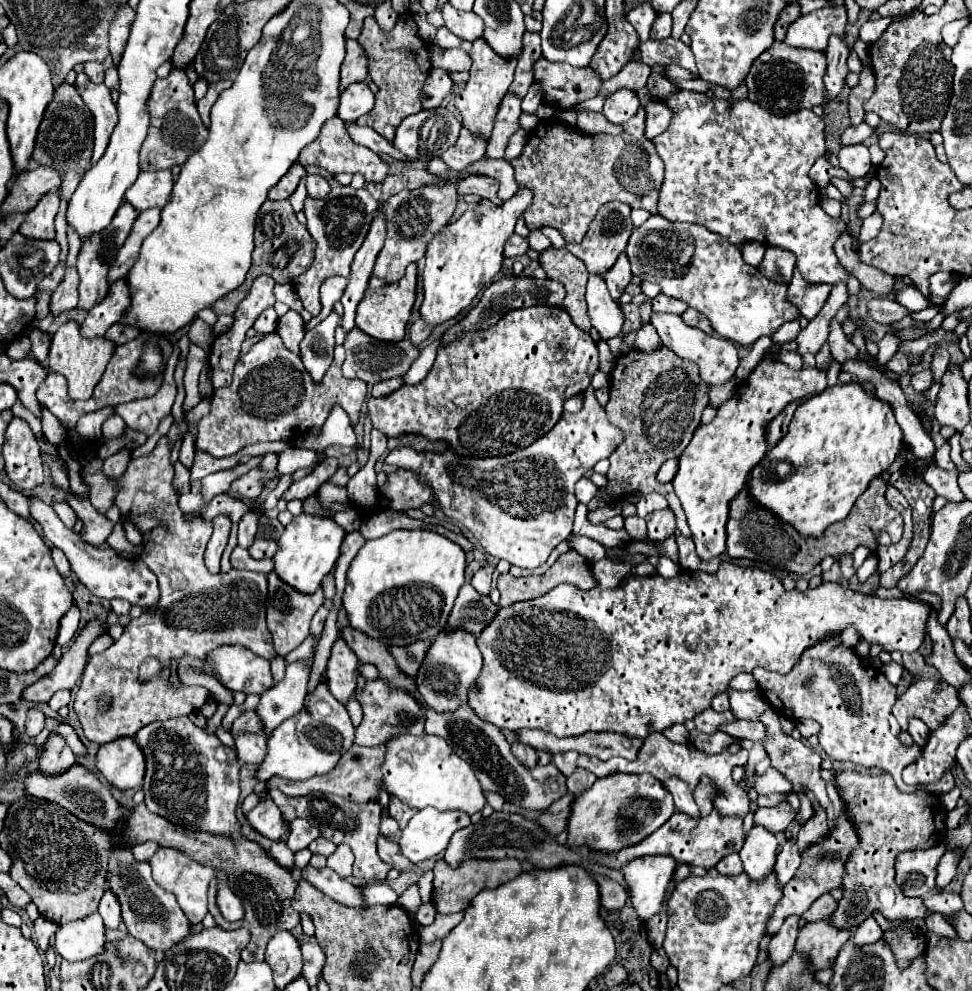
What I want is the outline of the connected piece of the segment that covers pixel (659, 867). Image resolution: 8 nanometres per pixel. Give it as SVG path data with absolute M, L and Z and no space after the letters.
M645 856L621 868L627 884L629 902L641 920L649 920L661 908L665 890L675 872L675 860L669 856Z

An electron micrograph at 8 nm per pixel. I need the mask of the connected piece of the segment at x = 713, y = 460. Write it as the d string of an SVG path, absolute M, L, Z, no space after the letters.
M763 358L749 374L735 396L719 406L717 416L697 428L693 440L679 456L679 470L673 488L693 532L693 542L701 560L717 558L725 552L725 524L729 518L729 502L741 492L749 470L765 456L765 426L795 398L821 394L827 388L825 368L791 370L775 358Z

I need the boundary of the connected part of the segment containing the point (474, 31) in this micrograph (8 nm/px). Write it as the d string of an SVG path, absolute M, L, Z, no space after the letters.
M451 4L443 6L443 20L445 26L459 38L467 40L467 42L475 42L477 38L483 36L483 20L475 14L475 12L461 12L455 10Z

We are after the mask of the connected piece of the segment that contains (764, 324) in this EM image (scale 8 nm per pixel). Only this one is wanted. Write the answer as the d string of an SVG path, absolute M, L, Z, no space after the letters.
M653 214L647 222L643 222L639 228L633 230L627 250L625 250L631 272L637 276L637 272L663 272L663 276L657 280L663 288L665 296L677 298L687 302L691 308L705 314L713 326L713 330L735 344L741 346L753 346L761 336L773 336L777 328L793 318L797 318L797 308L787 302L785 284L775 284L767 280L757 268L747 266L741 258L741 250L727 242L723 236L709 232L705 226L699 224L687 224L687 222L669 222L659 214Z

